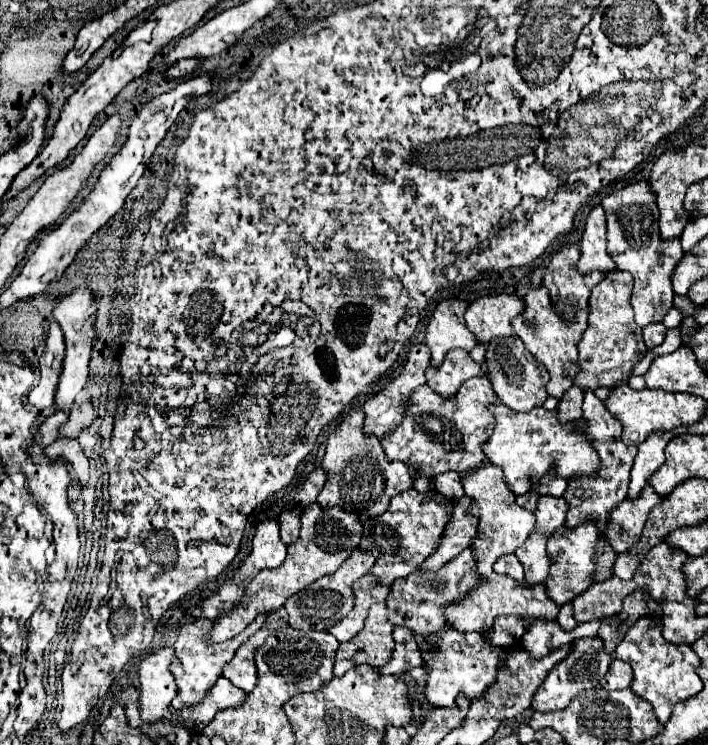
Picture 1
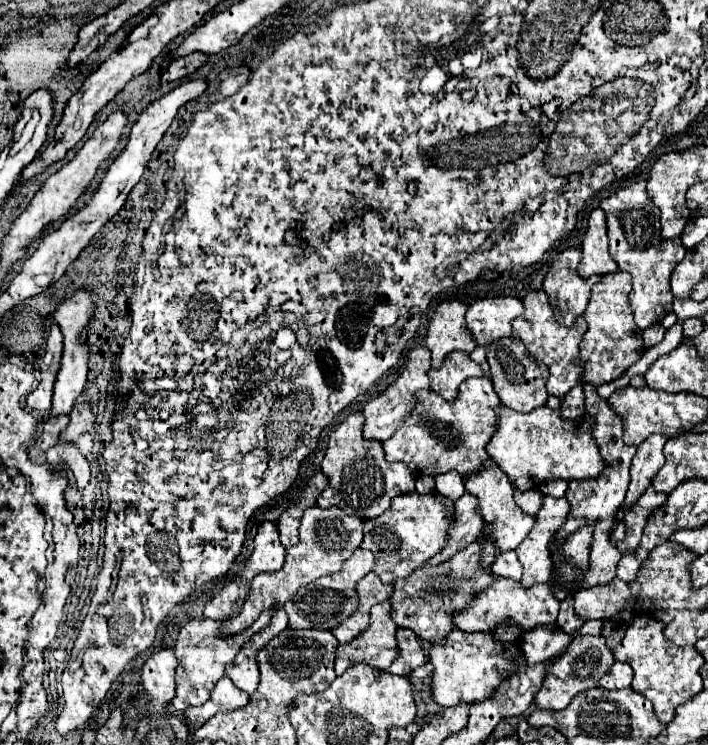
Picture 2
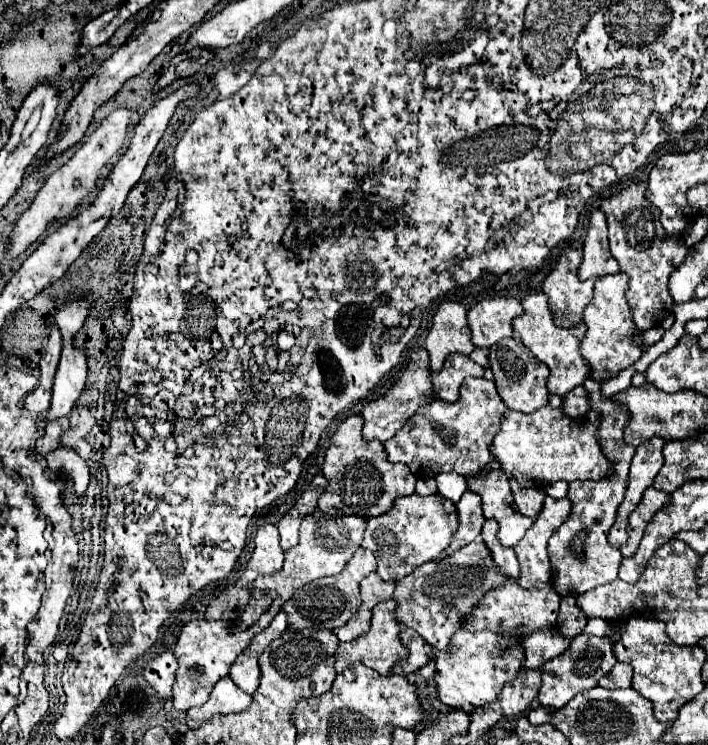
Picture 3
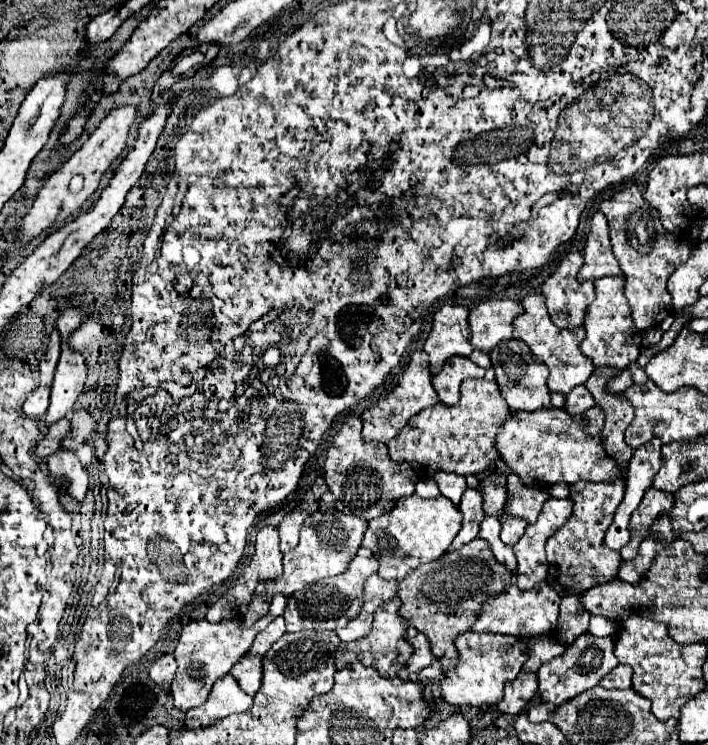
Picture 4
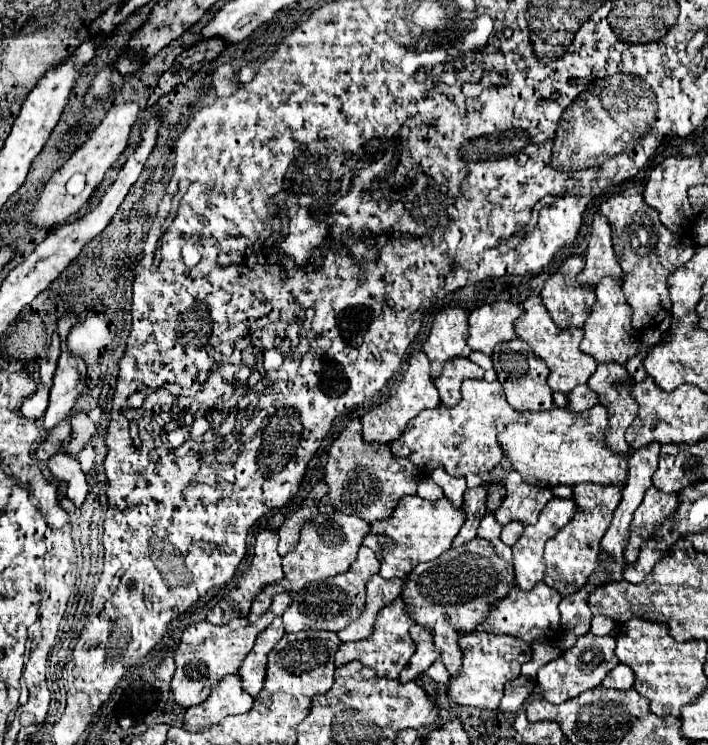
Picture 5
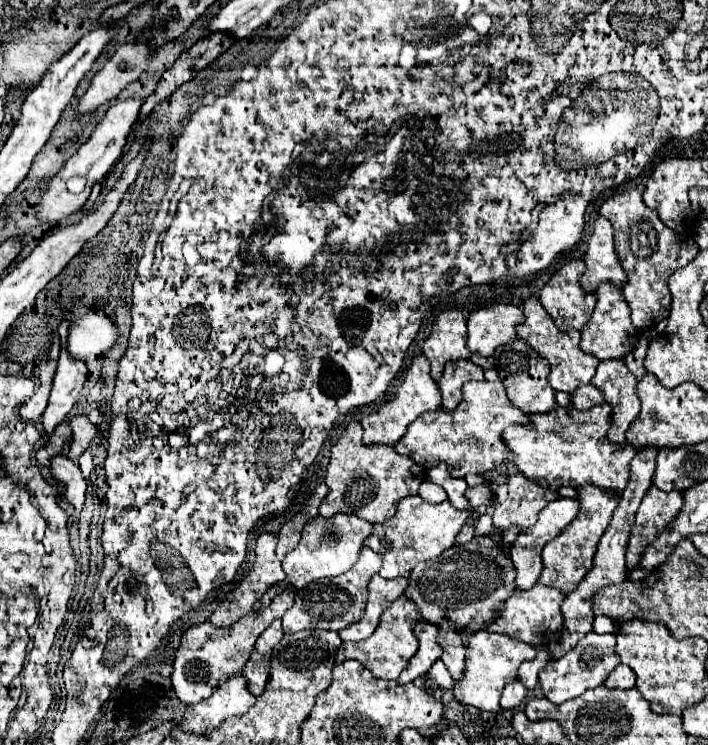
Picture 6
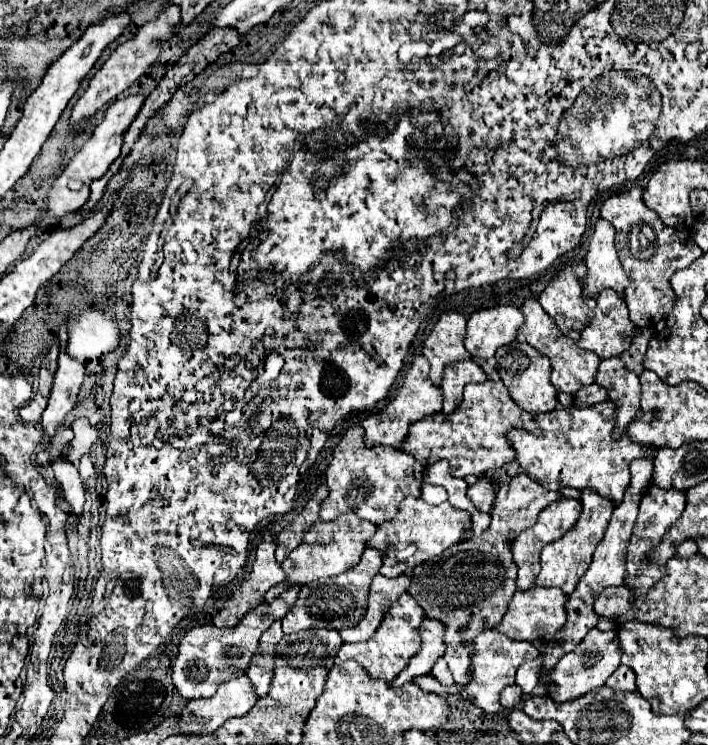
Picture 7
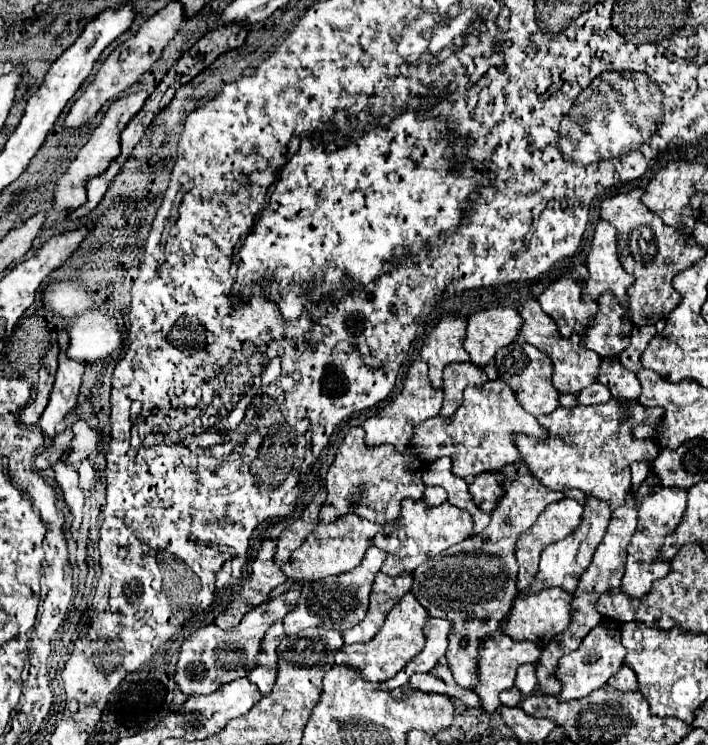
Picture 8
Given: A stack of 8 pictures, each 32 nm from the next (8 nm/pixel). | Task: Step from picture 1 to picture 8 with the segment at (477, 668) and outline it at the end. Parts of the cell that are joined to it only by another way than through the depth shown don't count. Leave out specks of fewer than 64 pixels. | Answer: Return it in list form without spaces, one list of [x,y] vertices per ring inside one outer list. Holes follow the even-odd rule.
[[[500,630],[492,632],[492,636],[484,636],[480,656],[478,656],[478,684],[474,684],[470,688],[472,692],[478,694],[480,706],[490,714],[496,712],[498,710],[498,694],[506,688],[512,688],[518,666],[522,666],[524,662],[536,662],[538,658],[540,658],[540,648],[528,640],[516,642]]]

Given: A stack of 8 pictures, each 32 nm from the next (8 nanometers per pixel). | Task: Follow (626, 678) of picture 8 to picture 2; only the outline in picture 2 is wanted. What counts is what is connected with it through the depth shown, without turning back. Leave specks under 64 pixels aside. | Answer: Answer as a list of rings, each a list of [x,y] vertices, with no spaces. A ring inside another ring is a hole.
[[[614,662],[612,668],[608,670],[608,674],[604,674],[600,678],[600,686],[606,690],[618,690],[618,688],[630,688],[632,682],[632,668],[630,664],[624,662]]]

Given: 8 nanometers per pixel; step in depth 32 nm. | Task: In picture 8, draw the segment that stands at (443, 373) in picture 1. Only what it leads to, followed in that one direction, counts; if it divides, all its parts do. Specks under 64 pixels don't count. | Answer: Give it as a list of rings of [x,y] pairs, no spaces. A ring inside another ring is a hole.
[[[460,362],[460,364],[448,364],[444,368],[444,406],[440,410],[440,416],[450,418],[458,406],[462,404],[462,392],[470,384],[486,384],[488,376],[482,368],[476,368],[472,362]]]

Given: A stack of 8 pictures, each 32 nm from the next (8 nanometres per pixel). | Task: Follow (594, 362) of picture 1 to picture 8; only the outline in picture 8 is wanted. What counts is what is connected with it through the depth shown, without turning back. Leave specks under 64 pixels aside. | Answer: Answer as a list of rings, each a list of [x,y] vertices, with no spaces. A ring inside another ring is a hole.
[[[604,292],[598,302],[598,312],[592,322],[592,326],[586,328],[580,344],[588,350],[594,350],[600,358],[612,358],[618,356],[622,350],[630,346],[632,336],[632,322],[626,318],[626,310],[612,296],[612,292]]]

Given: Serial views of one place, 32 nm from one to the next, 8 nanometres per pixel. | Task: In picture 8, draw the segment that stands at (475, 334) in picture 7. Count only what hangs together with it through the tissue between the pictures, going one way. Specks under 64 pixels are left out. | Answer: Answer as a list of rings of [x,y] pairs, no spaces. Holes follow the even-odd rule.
[[[498,306],[472,314],[468,318],[464,350],[470,354],[472,364],[484,368],[500,346],[516,340],[522,326],[522,316],[516,308]]]

